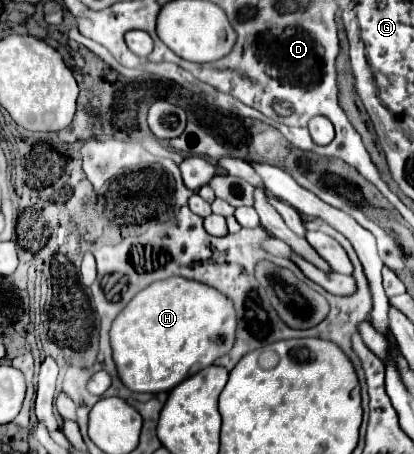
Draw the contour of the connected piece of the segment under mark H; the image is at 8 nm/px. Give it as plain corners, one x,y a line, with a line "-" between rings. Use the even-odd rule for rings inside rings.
167,278
153,282
129,302
113,320
109,336
117,374
131,392
169,392
197,368
211,366
215,358
231,350
235,340
235,310
231,302
227,302
227,298
223,298
223,294
211,286
187,278

